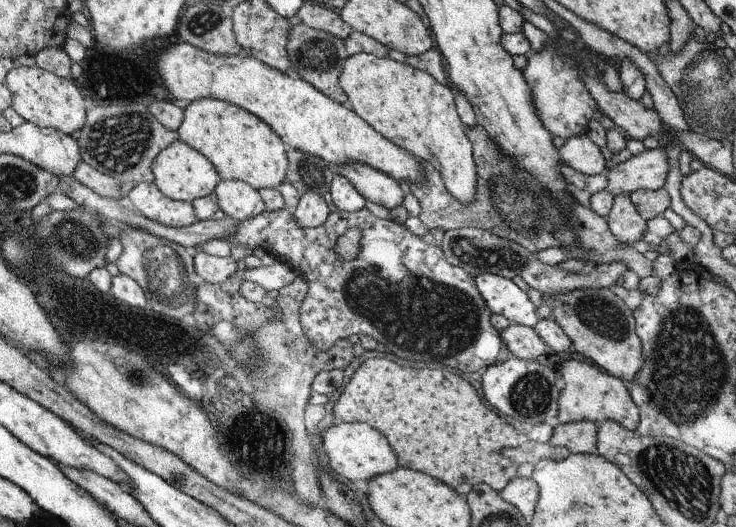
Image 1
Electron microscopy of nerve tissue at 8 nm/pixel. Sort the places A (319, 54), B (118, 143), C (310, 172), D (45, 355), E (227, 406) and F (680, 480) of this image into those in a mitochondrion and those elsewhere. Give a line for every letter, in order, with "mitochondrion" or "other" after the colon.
A: mitochondrion
B: mitochondrion
C: mitochondrion
D: other
E: other
F: mitochondrion

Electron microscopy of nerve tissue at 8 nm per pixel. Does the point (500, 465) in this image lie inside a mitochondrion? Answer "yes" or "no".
no

